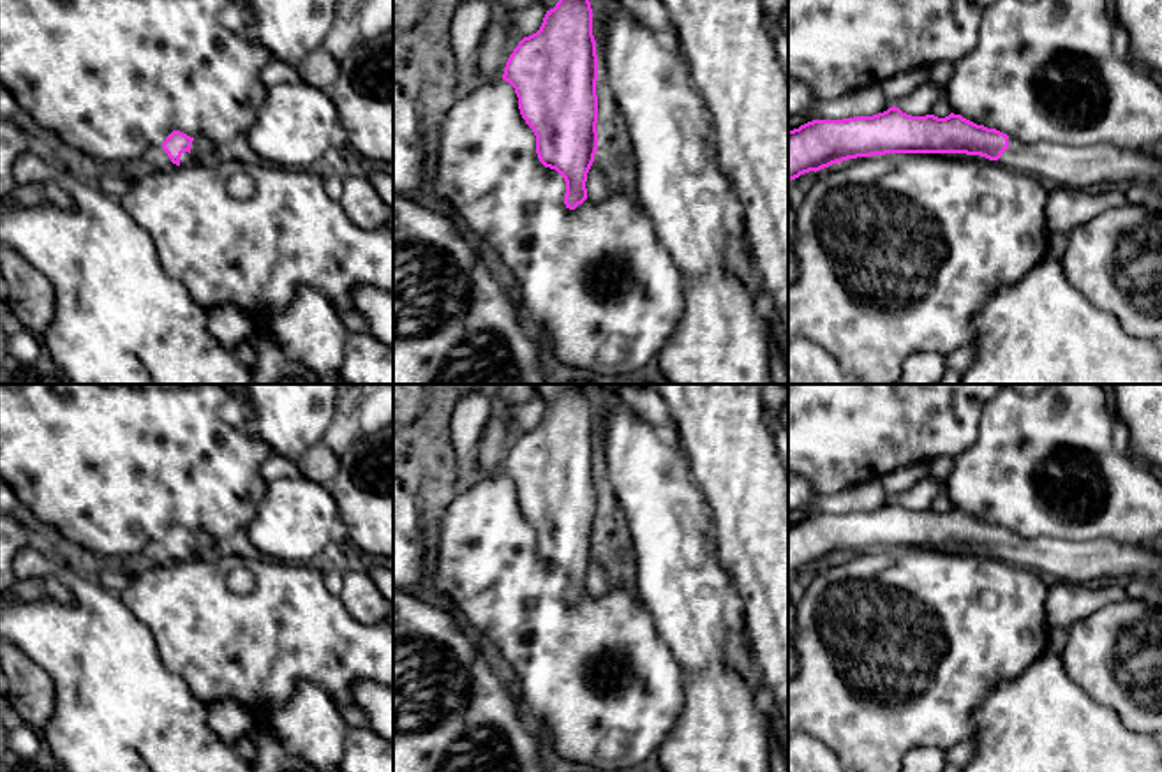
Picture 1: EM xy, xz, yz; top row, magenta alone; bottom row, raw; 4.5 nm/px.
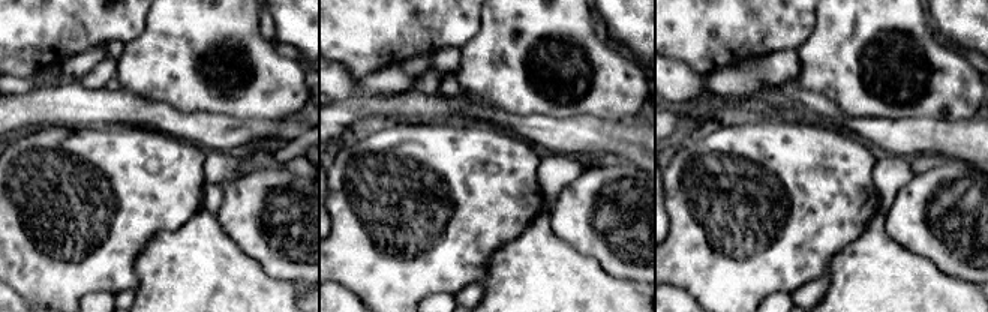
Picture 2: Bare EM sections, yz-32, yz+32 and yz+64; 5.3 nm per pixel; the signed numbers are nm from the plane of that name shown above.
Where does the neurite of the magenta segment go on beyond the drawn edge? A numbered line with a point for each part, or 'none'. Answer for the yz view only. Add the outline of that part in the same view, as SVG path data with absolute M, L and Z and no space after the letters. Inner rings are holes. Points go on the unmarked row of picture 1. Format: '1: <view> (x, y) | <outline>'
1: yz (1057, 559) | M1009 532L1009 543L994 555L1009 564L1035 571L1049 582L1086 585L1090 582L1143 580L1162 592L1162 550L1151 545L1067 541L1061 538L1021 538Z

